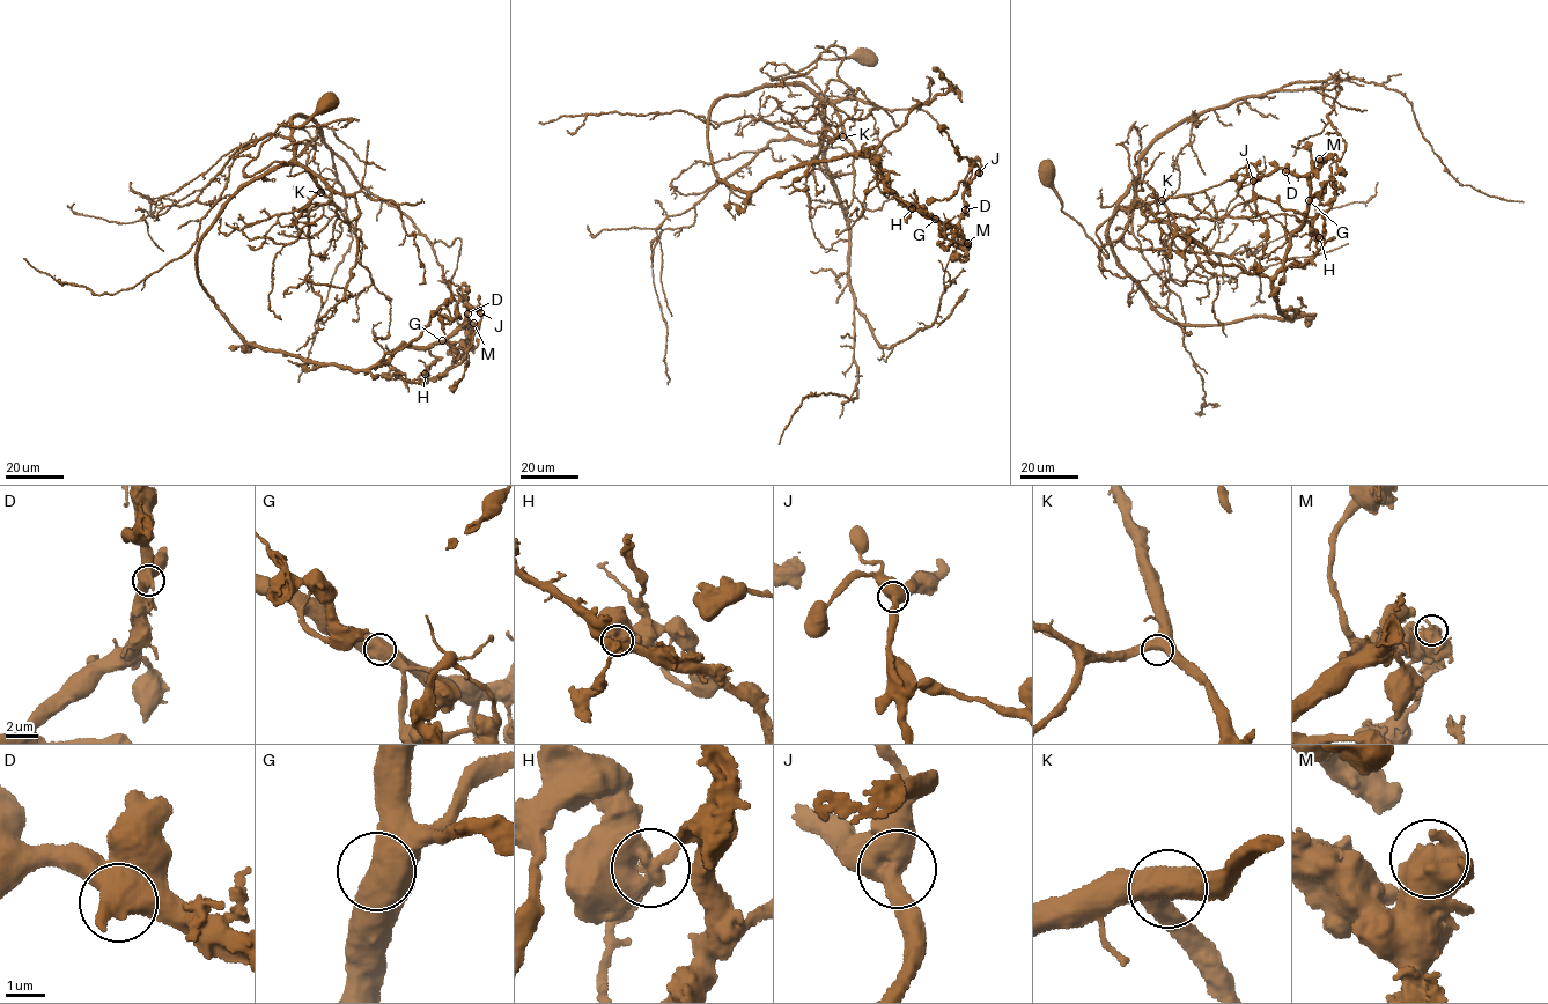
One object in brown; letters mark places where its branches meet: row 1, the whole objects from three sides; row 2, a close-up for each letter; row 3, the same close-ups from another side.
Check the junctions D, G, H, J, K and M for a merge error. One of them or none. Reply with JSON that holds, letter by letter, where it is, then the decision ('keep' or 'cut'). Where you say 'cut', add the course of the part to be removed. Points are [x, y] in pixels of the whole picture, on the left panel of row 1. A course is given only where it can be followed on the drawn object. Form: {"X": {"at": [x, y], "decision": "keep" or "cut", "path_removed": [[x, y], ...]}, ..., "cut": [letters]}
{"D": {"at": [467, 314], "decision": "keep"}, "G": {"at": [442, 340], "decision": "keep"}, "H": {"at": [425, 374], "decision": "cut", "path_removed": [[425, 374], [418, 377], [418, 382], [434, 379], [476, 347], [476, 338]]}, "J": {"at": [480, 312], "decision": "keep"}, "K": {"at": [321, 192], "decision": "keep"}, "M": {"at": [473, 323], "decision": "keep"}, "cut": ["H"]}

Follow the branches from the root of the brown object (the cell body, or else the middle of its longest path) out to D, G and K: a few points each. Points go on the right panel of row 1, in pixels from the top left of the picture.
D: (1047, 172), (1105, 255), (1114, 214), (1160, 315), (1207, 325), (1294, 318), (1272, 282), (1310, 191), (1285, 171)
G: (1047, 172), (1105, 255), (1096, 231), (1114, 214), (1118, 260), (1185, 324), (1294, 318), (1272, 282), (1309, 200)
K: (1047, 172), (1052, 174), (1062, 211), (1078, 223), (1105, 255), (1096, 231), (1110, 218), (1122, 207), (1162, 200)

